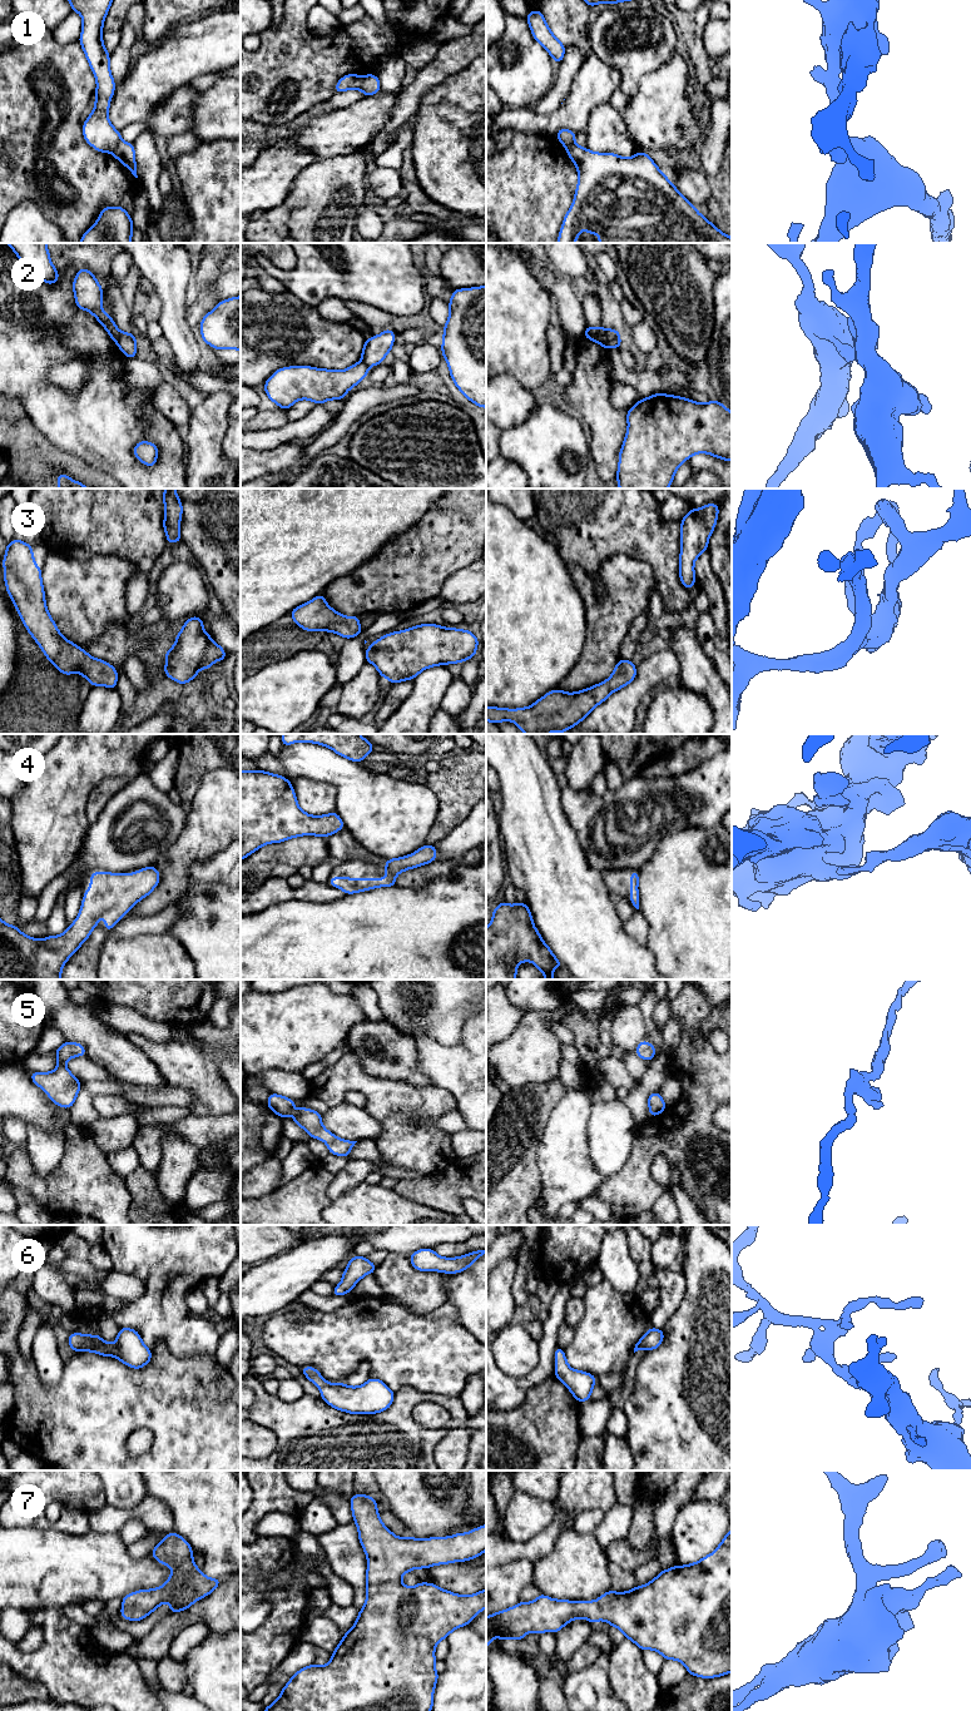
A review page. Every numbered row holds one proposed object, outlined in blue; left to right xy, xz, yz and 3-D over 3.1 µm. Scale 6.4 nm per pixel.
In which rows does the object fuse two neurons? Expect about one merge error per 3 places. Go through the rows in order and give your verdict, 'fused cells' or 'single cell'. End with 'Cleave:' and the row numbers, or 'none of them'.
1: fused cells
2: fused cells
3: single cell
4: single cell
5: single cell
6: single cell
7: single cell
Cleave: 1, 2

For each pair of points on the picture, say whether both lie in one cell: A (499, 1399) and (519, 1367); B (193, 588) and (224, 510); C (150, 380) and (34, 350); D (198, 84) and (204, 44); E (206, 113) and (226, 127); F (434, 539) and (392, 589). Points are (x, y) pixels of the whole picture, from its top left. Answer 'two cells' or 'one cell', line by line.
A: two cells
B: two cells
C: two cells
D: two cells
E: one cell
F: one cell

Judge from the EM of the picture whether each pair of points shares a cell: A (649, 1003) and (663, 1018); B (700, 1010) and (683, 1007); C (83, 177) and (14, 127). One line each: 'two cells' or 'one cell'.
A: two cells
B: one cell
C: one cell

